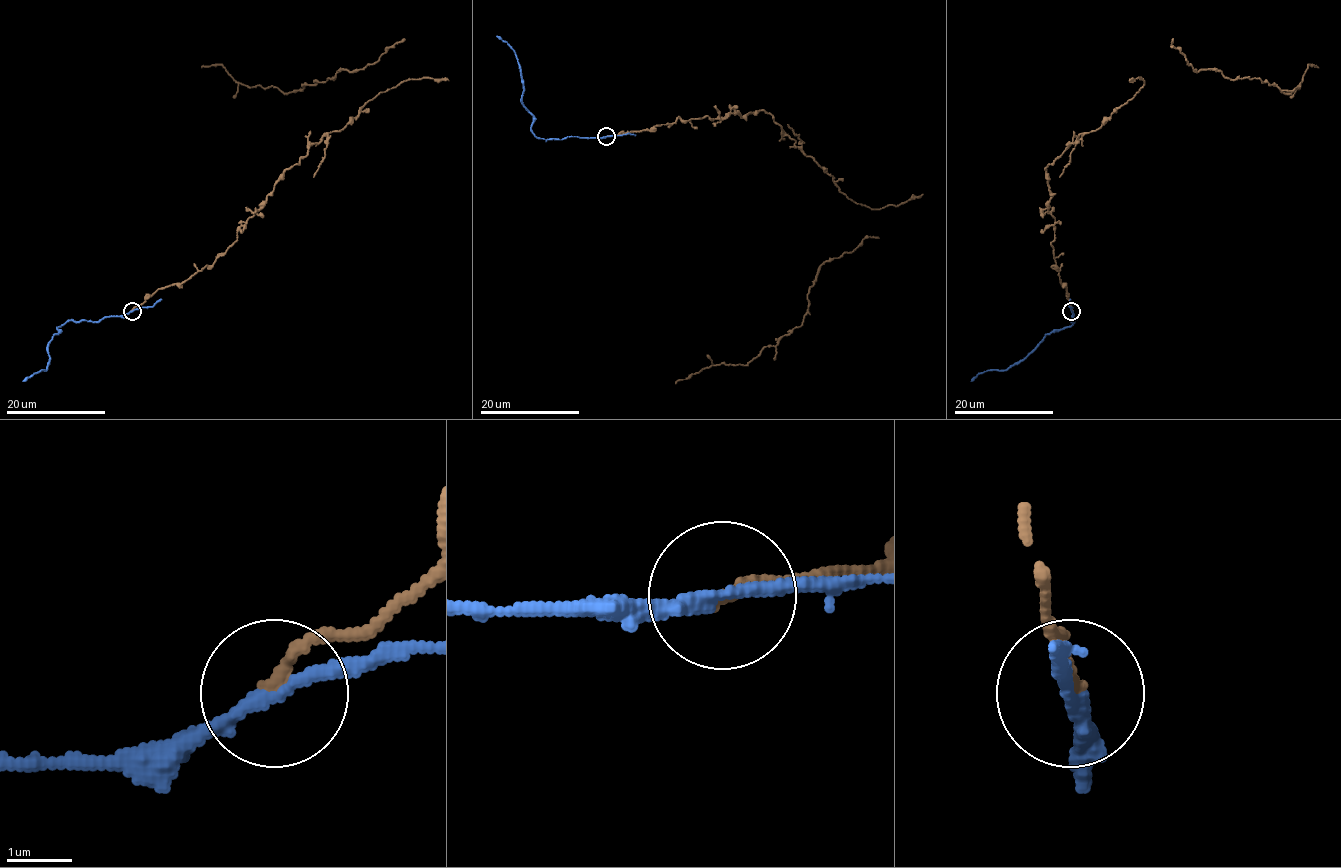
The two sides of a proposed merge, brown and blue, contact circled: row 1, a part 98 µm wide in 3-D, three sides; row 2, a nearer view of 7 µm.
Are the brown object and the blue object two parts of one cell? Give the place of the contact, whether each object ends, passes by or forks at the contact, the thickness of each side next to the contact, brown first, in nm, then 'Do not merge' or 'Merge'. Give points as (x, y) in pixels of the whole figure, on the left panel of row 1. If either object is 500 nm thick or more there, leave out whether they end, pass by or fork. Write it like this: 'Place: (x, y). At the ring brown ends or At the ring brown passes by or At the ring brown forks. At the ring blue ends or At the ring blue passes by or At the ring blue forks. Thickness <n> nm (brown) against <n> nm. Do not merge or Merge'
Place: (132, 311). At the ring brown ends. At the ring blue passes by. Thickness 180 nm (brown) against 200 nm. Do not merge

